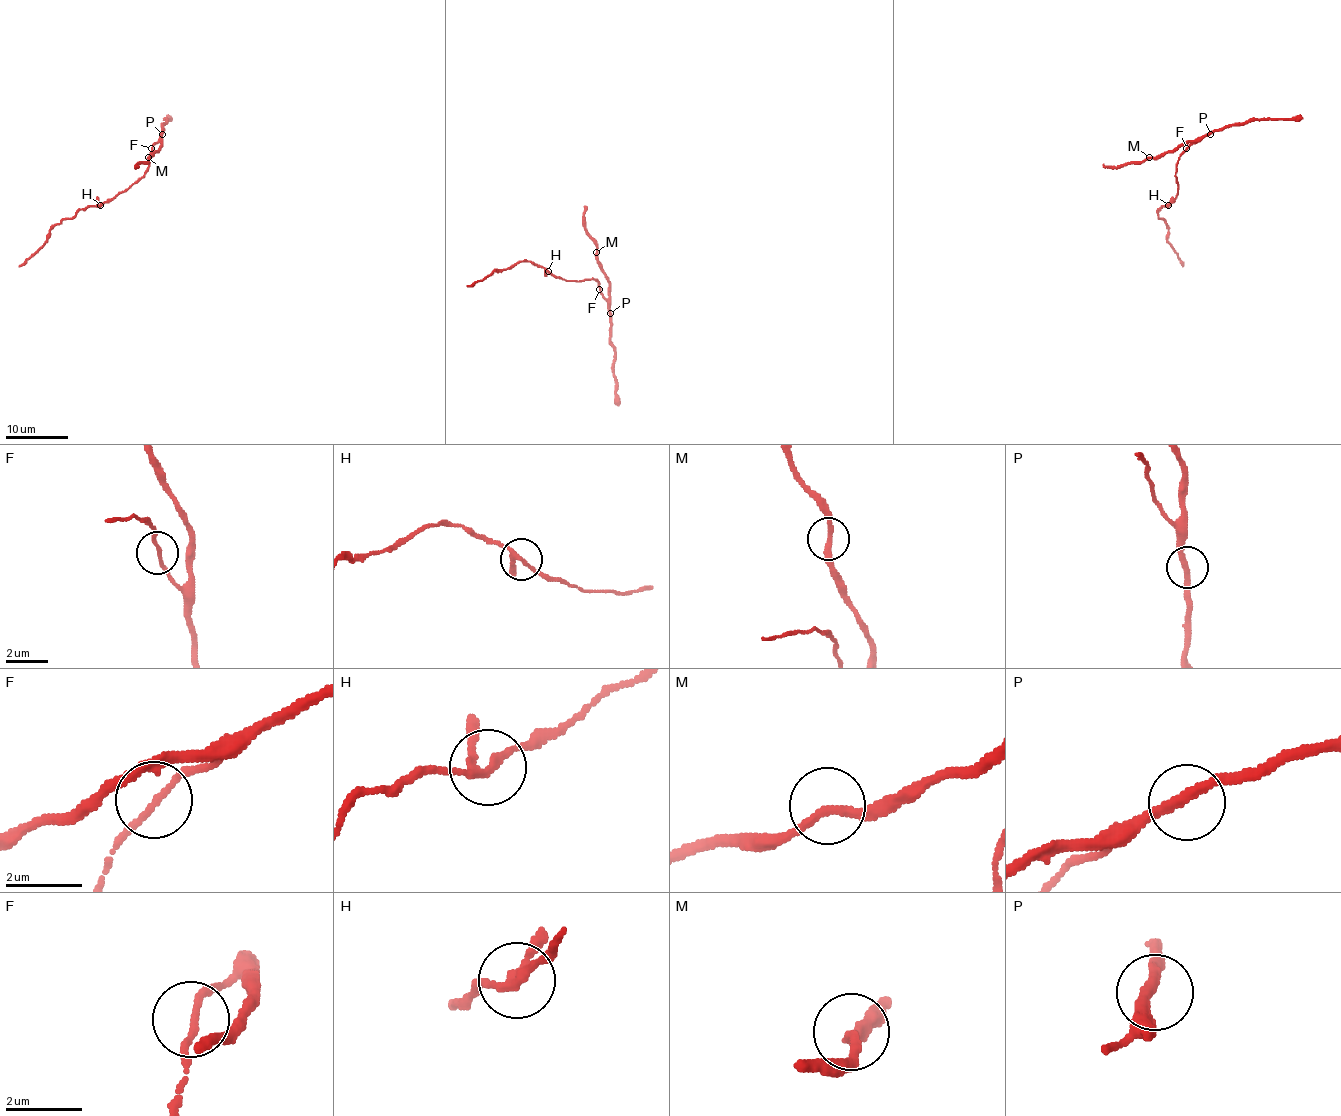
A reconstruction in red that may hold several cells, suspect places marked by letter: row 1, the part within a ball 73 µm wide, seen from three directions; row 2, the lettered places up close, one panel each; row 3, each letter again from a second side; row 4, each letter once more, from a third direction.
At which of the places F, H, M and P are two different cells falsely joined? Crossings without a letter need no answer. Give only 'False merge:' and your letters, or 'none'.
False merge: none

